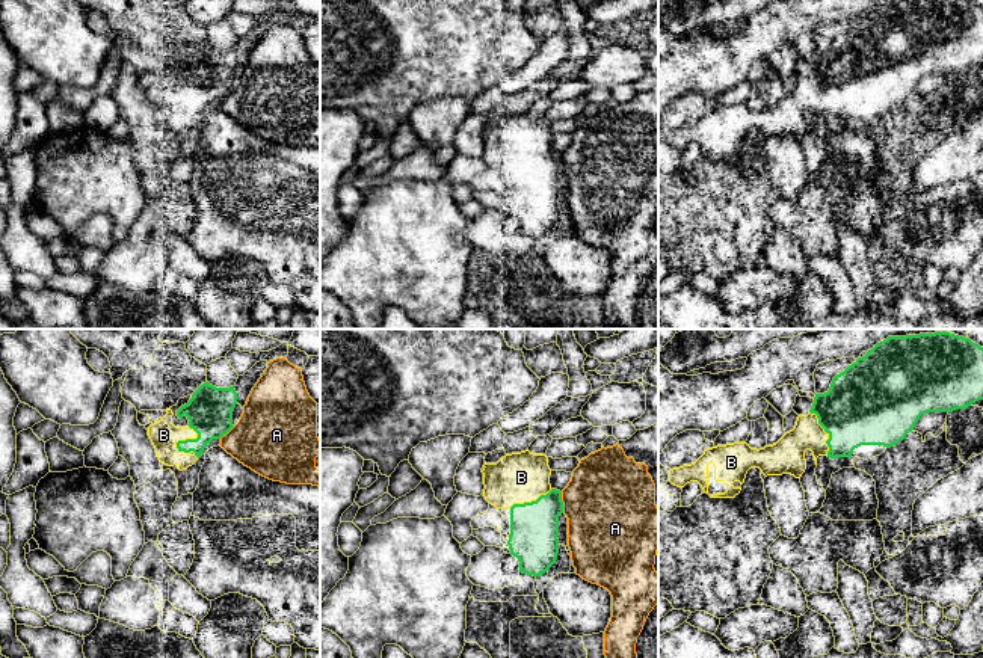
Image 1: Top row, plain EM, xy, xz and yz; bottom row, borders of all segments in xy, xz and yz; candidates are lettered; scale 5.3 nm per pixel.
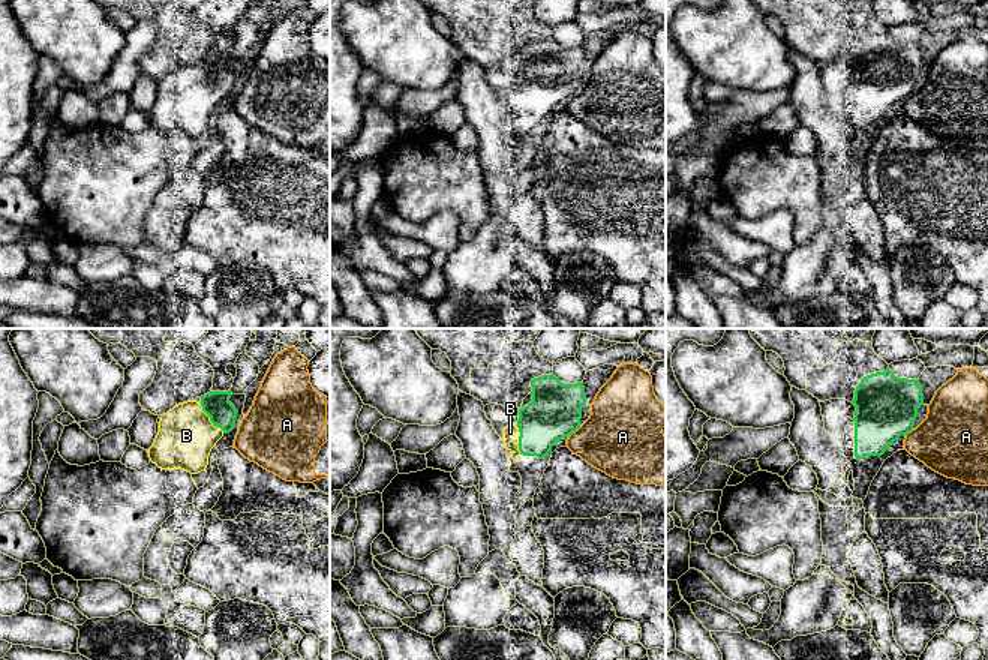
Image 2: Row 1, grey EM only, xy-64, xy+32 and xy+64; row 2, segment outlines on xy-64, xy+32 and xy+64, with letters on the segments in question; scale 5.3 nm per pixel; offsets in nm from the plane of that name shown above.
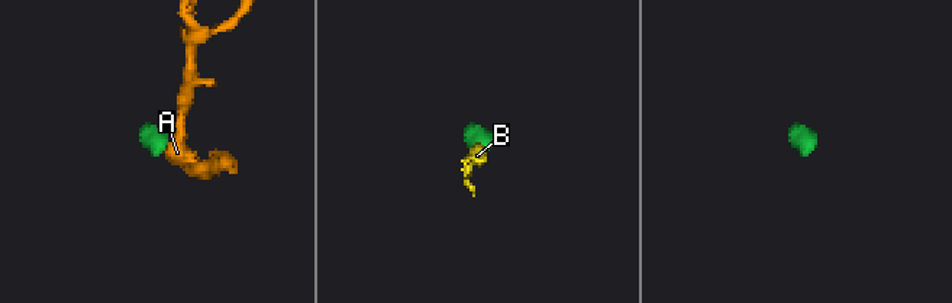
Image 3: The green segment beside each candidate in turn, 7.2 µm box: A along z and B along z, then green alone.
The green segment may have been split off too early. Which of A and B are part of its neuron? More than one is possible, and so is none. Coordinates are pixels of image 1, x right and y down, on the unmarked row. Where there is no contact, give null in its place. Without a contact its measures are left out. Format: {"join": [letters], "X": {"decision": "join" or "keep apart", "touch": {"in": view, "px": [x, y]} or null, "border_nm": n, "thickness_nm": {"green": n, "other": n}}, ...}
{"join": ["B"], "A": {"decision": "keep apart", "touch": {"in": "xz", "px": [562, 165]}, "border_nm": 110, "thickness_nm": {"green": 260, "other": 480}}, "B": {"decision": "join", "touch": {"in": "xy", "px": [178, 103]}, "border_nm": 180, "thickness_nm": {"green": 240, "other": 150}}}

